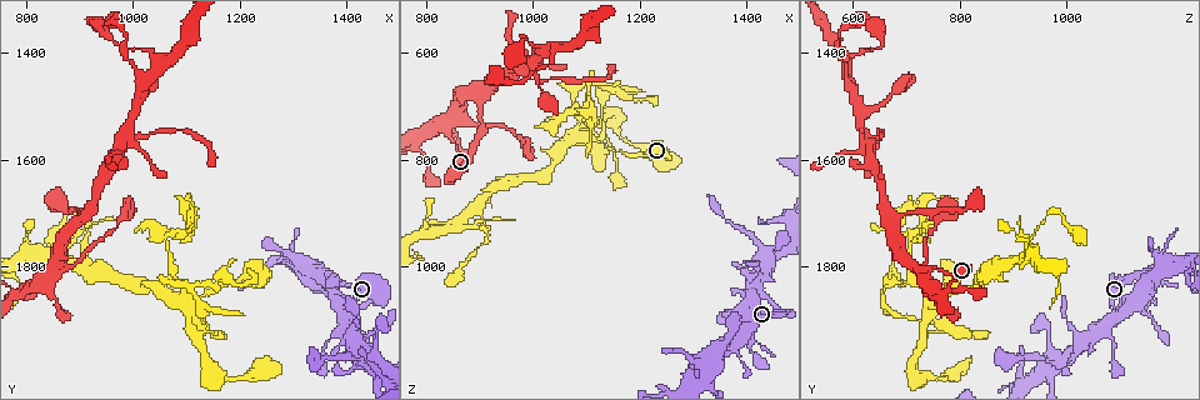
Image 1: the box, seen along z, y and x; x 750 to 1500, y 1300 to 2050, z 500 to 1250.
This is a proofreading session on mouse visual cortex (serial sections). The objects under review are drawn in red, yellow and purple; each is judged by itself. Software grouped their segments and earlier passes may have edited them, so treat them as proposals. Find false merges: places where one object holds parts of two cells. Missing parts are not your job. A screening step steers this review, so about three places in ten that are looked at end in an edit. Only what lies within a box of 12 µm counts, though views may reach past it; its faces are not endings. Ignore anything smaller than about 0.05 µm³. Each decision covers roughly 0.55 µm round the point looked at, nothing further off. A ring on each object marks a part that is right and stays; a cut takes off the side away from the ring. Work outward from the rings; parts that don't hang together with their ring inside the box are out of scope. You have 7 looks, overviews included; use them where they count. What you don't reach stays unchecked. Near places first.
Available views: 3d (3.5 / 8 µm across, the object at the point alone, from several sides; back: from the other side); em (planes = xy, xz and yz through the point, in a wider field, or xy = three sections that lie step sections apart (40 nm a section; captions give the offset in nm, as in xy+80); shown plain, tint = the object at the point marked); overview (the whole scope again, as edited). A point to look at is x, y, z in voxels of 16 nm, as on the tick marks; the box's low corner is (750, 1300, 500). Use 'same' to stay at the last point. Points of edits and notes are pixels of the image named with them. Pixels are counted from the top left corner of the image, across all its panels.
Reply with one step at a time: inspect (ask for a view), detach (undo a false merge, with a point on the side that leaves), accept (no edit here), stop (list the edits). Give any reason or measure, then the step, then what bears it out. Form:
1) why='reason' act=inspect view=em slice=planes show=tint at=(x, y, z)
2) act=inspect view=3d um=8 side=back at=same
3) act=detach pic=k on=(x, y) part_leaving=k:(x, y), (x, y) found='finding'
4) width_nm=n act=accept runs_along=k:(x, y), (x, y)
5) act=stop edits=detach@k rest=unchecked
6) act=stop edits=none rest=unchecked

why='abrupt turn' act=inspect view=em slice=xy step=5 show=tint at=(910, 1755, 930)

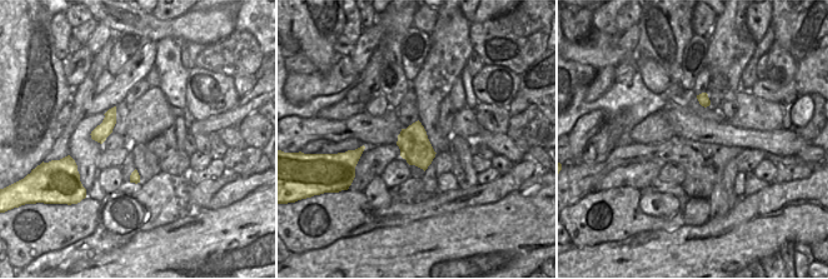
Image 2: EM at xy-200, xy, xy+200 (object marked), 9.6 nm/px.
act=inspect view=3d um=3.5 at=same

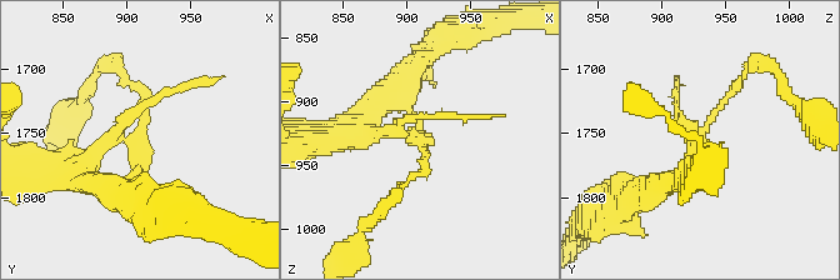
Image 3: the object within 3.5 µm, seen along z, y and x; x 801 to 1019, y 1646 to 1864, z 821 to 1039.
act=accept runs_along=3:(685, 178), (691, 139), (743, 78) found='all the same cell'

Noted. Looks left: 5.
why='side arm on a straight run' act=inspect view=3d um=3.5 at=(980, 1575, 635)

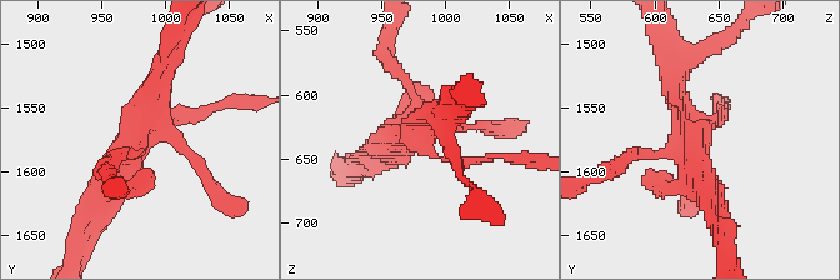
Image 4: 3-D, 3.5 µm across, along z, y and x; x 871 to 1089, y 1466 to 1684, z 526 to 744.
why='shape alone is not enough' act=inspect view=em slice=planes show=tint at=(978, 1572, 630)

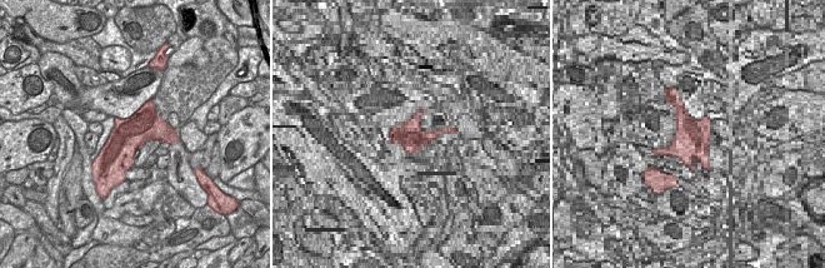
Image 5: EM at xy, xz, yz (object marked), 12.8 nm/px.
act=accept runs_along=4:(100, 208), (150, 120), (161, 66) found='all the same cell'

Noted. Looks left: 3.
why='abrupt turn' act=inspect view=3d um=3.5 at=(1400, 1910, 1085)

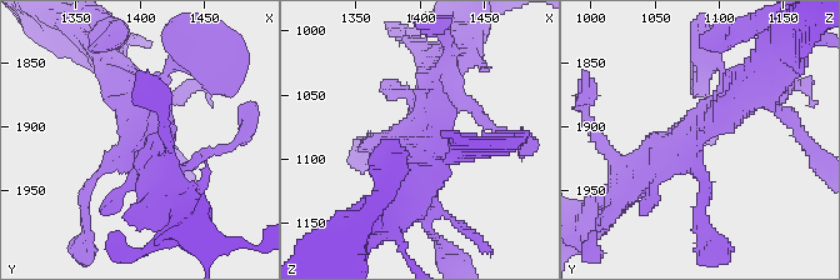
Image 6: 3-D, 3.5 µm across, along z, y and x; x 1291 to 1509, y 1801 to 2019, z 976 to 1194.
arm_widths_nm=150,400 act=inspect view=em slice=xy step=3 show=tint at=(1398, 1914, 1076)

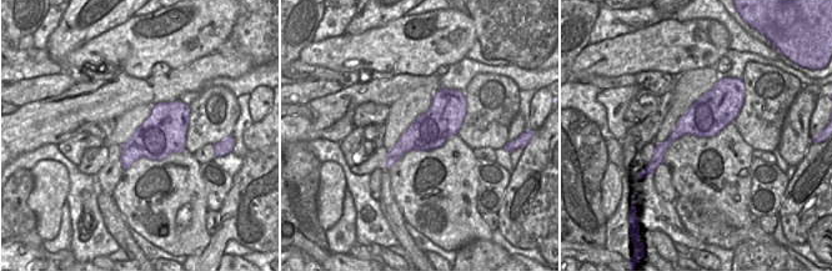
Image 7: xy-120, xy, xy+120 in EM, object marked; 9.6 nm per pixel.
why='another direction' act=inspect view=em slice=xy step=1 show=tint at=same

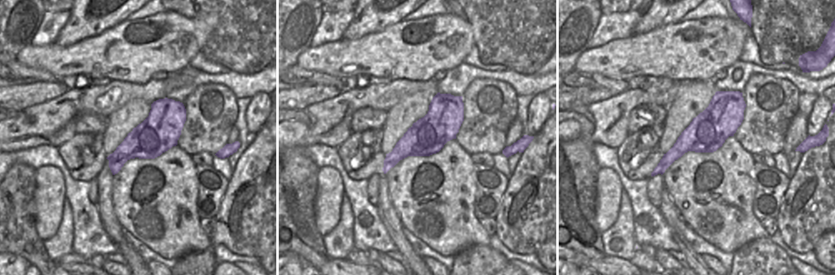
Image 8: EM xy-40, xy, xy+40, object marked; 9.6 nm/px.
width_nm=360 act=accept runs_along=8:(730, 95), (726, 103), (658, 170) found='all the same cell'

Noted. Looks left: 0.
act=stop edits=none rest=unchecked

